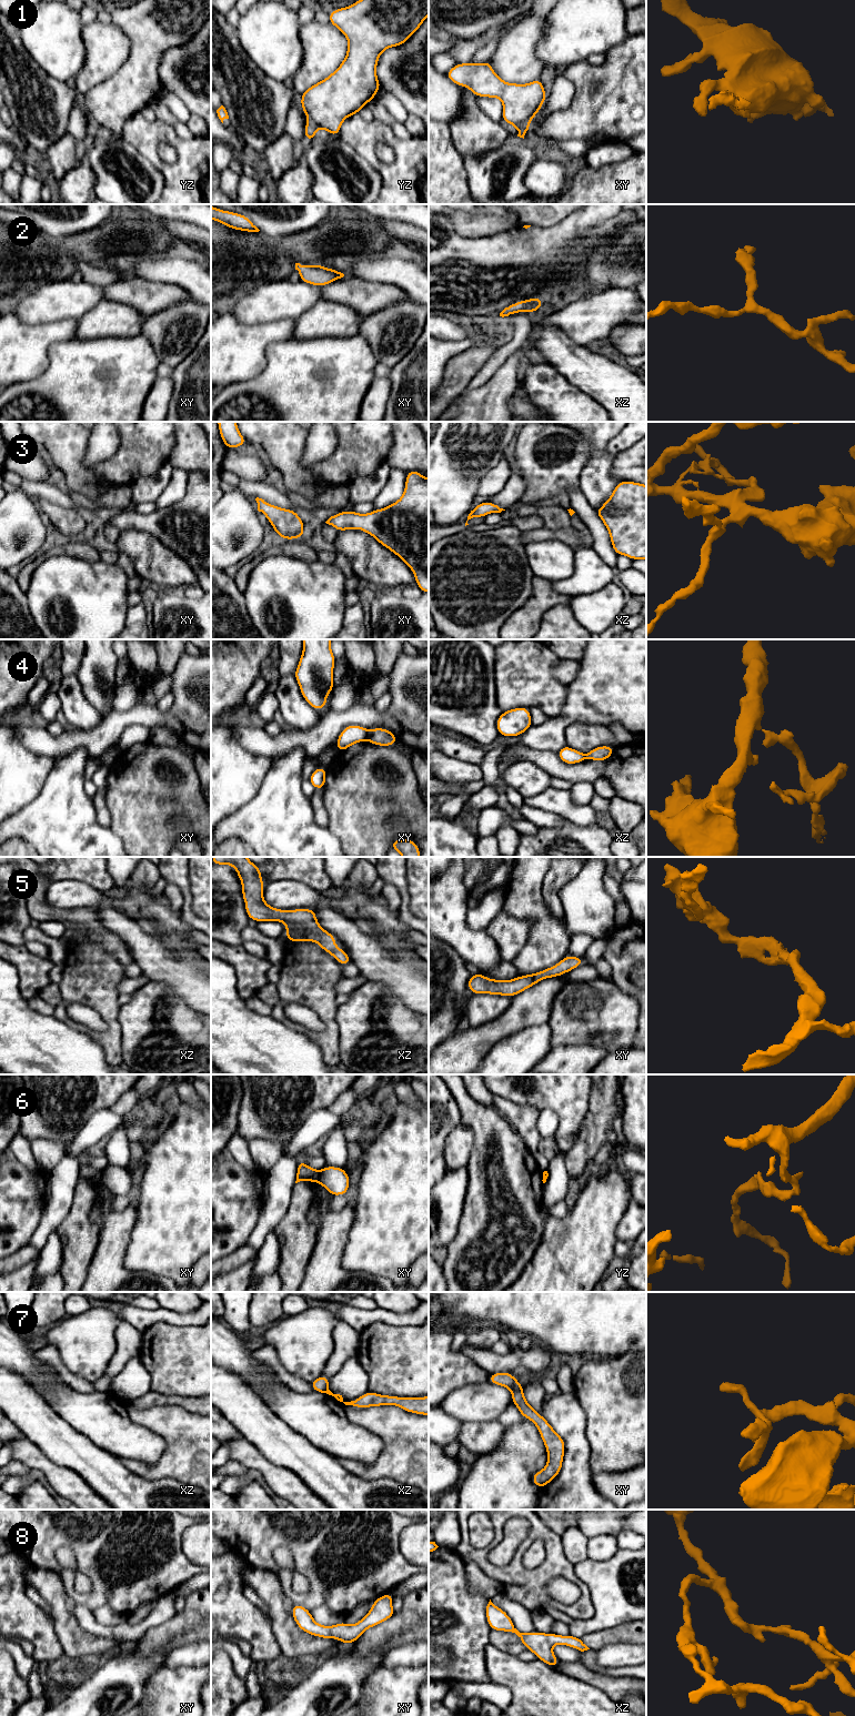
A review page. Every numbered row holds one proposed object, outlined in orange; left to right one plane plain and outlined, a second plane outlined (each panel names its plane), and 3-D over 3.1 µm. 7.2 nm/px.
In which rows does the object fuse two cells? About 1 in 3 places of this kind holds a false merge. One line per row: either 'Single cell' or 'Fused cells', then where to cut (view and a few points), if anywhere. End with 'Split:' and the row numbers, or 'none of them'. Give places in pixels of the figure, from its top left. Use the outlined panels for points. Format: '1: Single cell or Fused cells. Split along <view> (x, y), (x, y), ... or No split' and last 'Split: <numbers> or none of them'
1: Fused cells. Split along xy (527, 121), (521, 122), (516, 127)
2: Single cell. No split
3: Single cell. No split
4: Fused cells. Split along xy (369, 730), (366, 738)
5: Single cell. No split
6: Fused cells. Split along xy (320, 1171), (320, 1178), (317, 1181)
7: Single cell. No split
8: Single cell. No split
Split: 1, 4, 6

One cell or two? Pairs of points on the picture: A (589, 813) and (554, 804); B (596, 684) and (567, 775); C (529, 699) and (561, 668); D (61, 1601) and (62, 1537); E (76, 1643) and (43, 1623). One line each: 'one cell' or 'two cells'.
A: one cell
B: two cells
C: two cells
D: two cells
E: two cells

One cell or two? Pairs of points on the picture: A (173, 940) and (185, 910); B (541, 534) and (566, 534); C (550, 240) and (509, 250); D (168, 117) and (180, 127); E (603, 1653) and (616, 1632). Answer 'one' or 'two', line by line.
A: two
B: one
C: one
D: one
E: two

